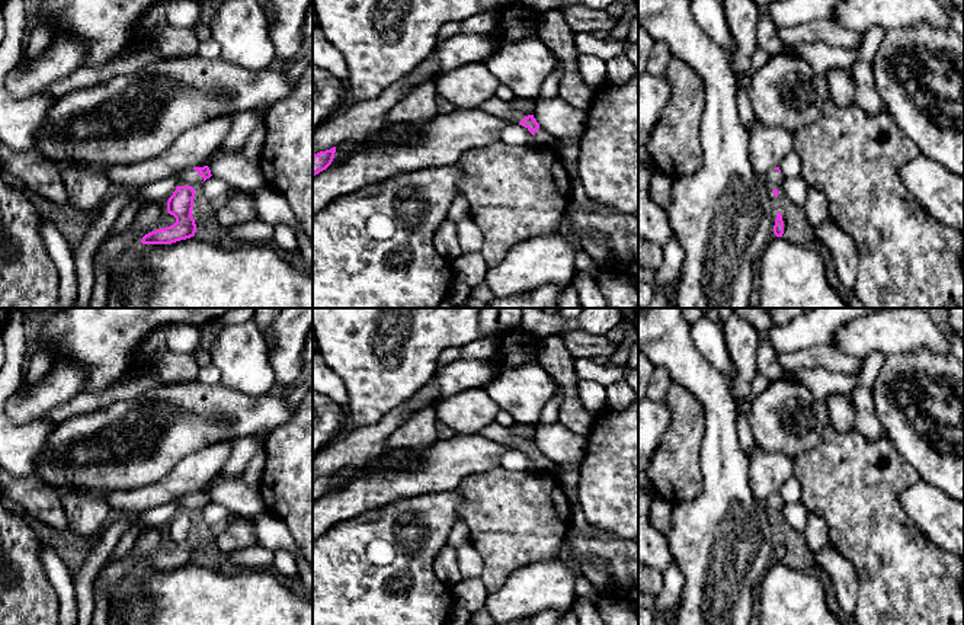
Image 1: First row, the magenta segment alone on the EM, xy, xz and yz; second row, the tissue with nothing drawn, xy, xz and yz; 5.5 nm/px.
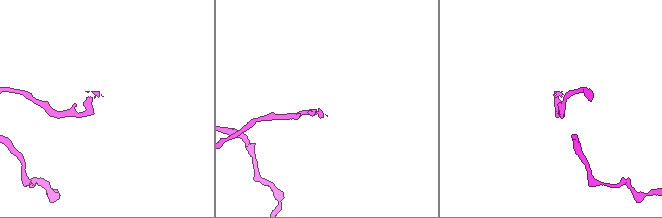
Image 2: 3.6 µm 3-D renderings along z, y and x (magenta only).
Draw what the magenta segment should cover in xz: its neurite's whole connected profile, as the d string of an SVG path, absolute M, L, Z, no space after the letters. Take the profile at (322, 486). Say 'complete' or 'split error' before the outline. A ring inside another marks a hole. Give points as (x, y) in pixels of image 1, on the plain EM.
complete; M336 472L326 477L320 477L313 481L313 501L326 496L332 490L334 484L334 478L336 478Z

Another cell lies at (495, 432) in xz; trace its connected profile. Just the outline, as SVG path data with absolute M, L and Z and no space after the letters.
M496 422L483 427L478 435L496 443L507 445L510 449L519 449L525 443L525 440L515 438L510 429L503 427Z

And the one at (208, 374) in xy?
M212 363L204 365L199 368L198 381L215 385L221 381L221 372Z

